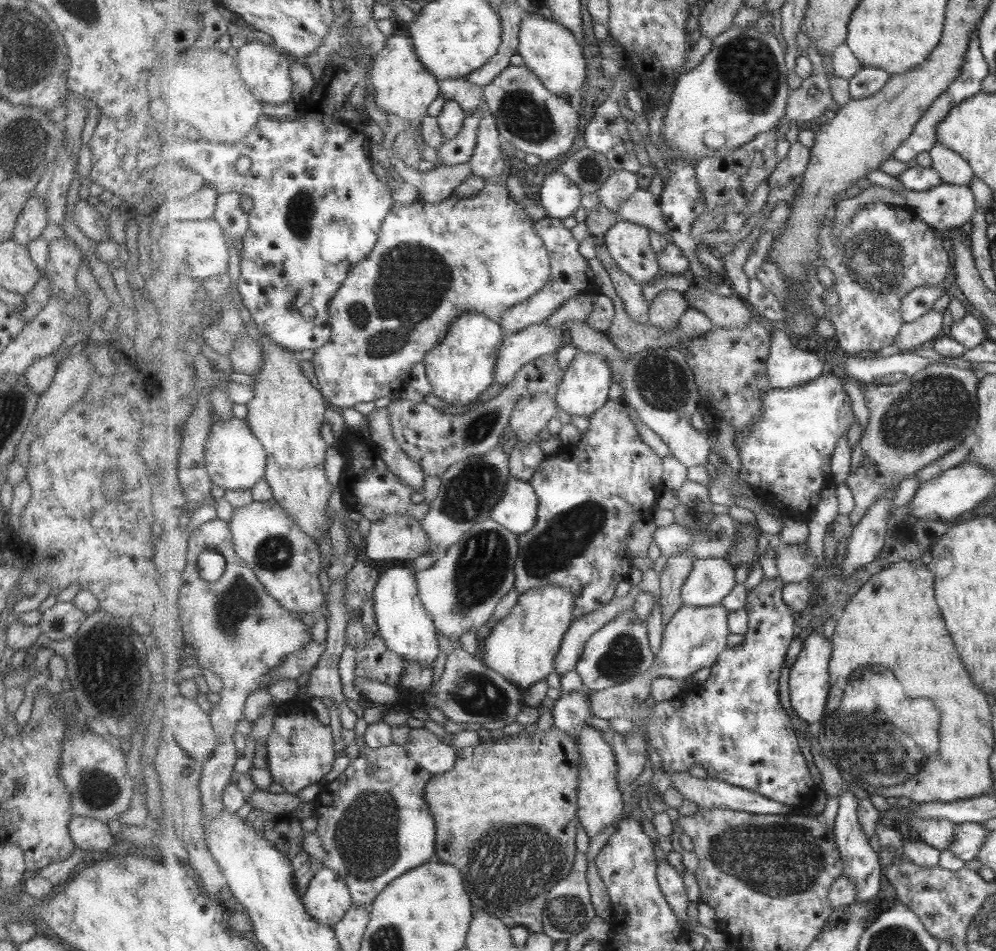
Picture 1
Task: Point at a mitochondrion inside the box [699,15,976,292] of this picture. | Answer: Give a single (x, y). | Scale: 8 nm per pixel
(745, 64)

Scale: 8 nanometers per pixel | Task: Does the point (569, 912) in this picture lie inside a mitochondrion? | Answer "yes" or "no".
yes

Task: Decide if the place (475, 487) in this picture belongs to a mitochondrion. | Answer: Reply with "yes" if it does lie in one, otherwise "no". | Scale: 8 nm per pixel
yes

